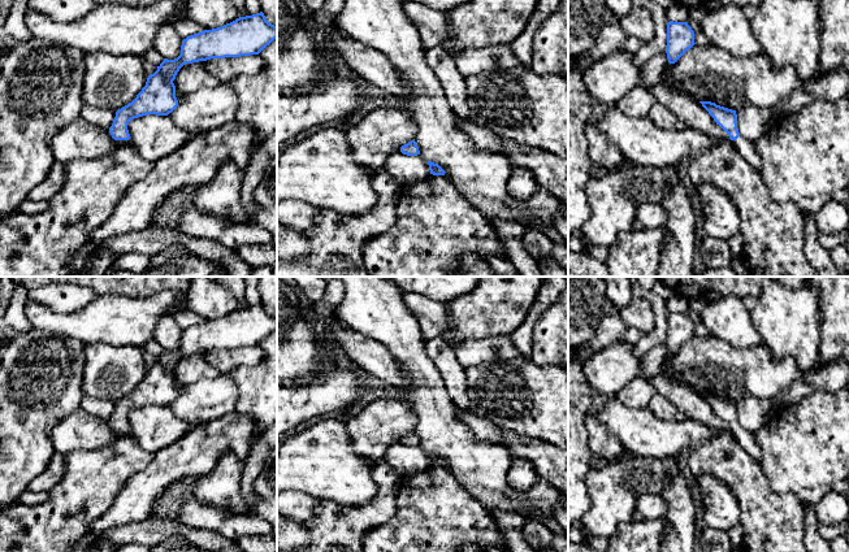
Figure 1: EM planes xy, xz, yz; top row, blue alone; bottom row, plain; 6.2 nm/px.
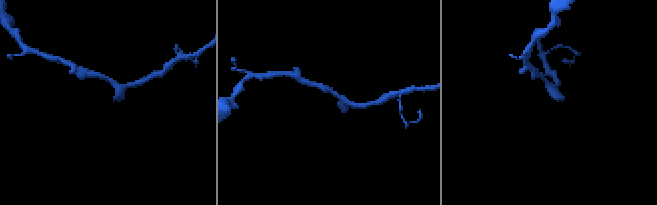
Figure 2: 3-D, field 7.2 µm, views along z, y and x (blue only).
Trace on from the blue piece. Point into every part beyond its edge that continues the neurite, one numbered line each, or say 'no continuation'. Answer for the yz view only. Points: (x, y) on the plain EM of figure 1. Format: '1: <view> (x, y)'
1: yz (745, 439)

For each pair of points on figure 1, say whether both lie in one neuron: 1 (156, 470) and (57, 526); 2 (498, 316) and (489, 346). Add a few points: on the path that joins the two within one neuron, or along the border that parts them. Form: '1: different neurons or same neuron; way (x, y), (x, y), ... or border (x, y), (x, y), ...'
1: different neurons; border (139, 470), (120, 490), (115, 501), (99, 516)
2: different neurons; border (509, 335), (466, 338), (462, 342)

